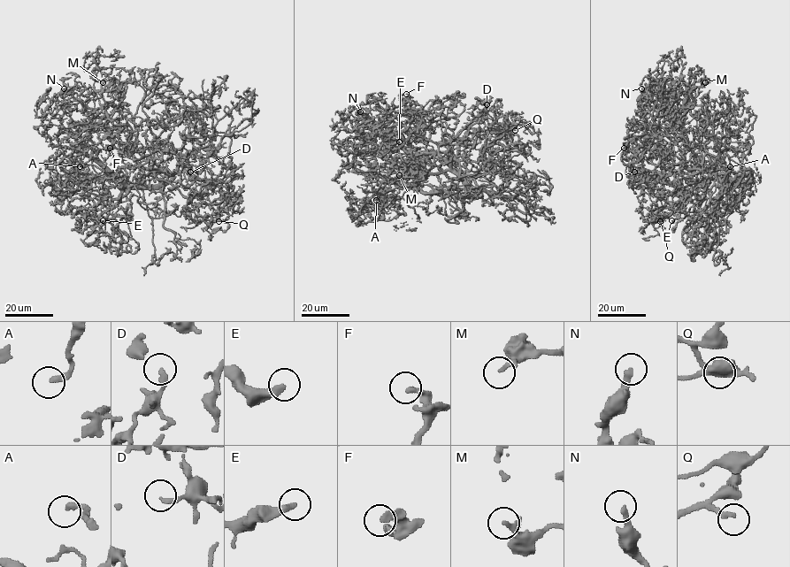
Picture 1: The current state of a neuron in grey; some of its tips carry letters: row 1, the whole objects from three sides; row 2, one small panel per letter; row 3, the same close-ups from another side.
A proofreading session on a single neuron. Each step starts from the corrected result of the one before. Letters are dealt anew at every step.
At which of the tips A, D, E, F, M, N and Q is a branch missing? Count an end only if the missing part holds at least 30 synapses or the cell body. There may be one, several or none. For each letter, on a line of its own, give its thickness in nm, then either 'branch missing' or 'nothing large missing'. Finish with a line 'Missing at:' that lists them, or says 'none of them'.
A: 260 nm | branch missing
D: 240 nm | nothing large missing
E: 320 nm | branch missing
F: 260 nm | nothing large missing
M: 240 nm | nothing large missing
N: 280 nm | nothing large missing
Q: 220 nm | branch missing
Missing at: A, E, Q

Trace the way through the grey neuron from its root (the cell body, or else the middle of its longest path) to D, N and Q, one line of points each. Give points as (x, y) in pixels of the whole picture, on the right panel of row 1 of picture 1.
D: (698, 170), (677, 165), (674, 152), (674, 161), (663, 172), (634, 172)
N: (698, 170), (689, 170), (684, 164), (685, 147), (678, 110), (648, 104), (641, 88)
Q: (698, 170), (688, 178), (692, 194), (669, 216), (657, 214), (654, 226), (660, 221)

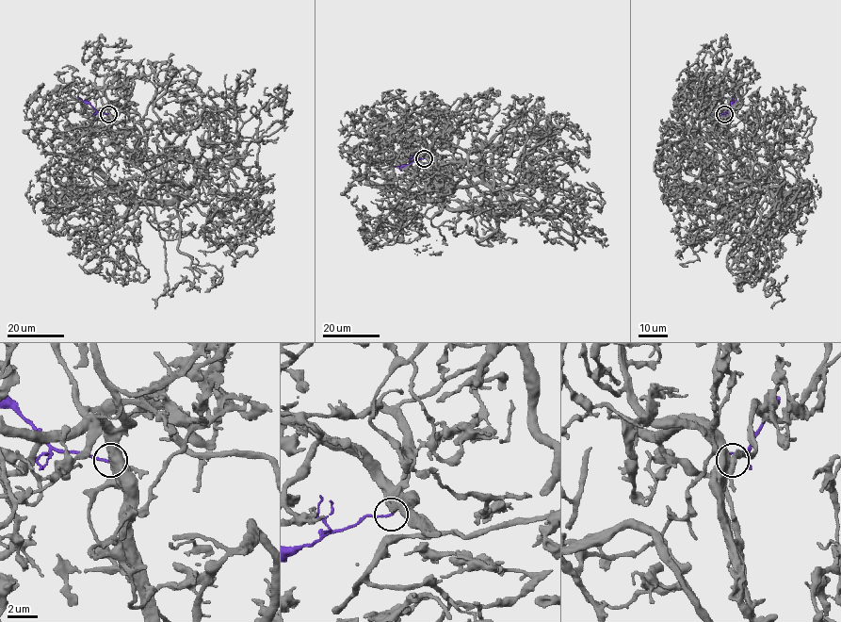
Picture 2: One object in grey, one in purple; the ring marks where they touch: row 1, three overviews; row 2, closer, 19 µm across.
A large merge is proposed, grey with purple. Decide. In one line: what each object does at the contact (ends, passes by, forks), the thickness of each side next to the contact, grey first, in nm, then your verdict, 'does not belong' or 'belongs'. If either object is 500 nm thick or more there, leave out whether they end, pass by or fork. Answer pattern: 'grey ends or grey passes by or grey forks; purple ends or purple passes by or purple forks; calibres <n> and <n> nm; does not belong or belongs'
calibres 500 and 160 nm; does not belong

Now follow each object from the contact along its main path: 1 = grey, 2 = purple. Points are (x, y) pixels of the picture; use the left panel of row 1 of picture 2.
1: (107, 113), (122, 155), (156, 181), (190, 186), (223, 153), (210, 141), (218, 120), (178, 113), (217, 96)
2: (107, 113), (97, 111), (78, 96)

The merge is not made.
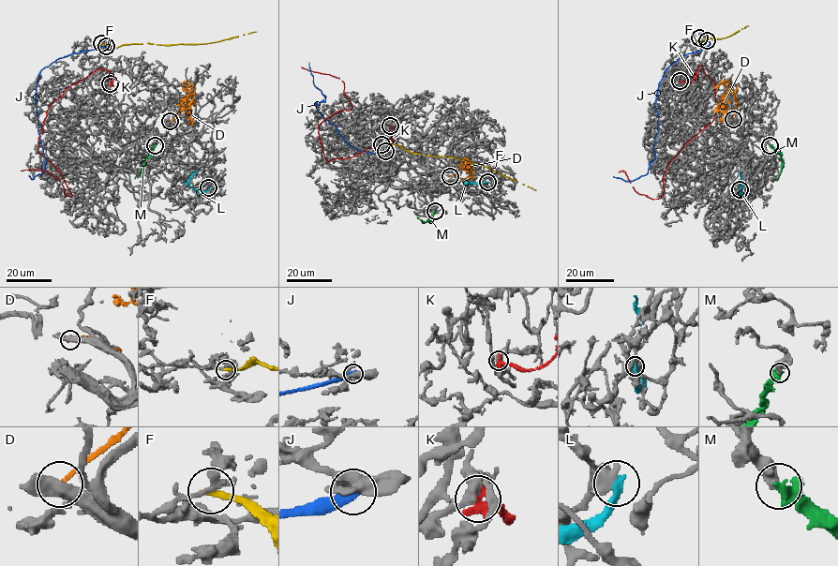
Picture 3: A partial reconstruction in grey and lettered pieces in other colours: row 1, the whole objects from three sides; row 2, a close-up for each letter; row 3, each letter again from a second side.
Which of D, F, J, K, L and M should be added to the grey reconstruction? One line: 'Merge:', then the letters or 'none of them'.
Merge: none of them

